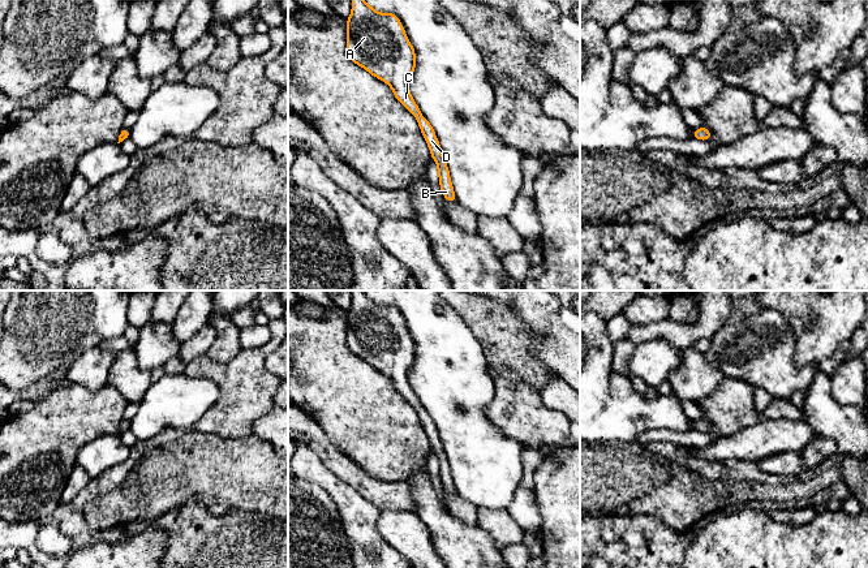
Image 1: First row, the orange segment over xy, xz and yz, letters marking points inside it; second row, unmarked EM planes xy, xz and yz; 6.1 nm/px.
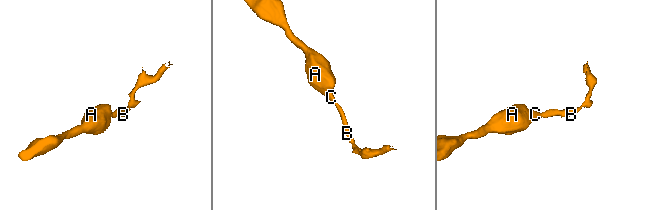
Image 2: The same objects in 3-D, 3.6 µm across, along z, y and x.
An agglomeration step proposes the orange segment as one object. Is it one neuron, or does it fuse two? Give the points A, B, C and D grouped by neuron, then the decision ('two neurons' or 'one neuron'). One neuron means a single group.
A B C D | one neuron

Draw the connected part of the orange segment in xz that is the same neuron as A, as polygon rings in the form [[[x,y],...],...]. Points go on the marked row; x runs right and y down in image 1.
[[[352,0],[347,29],[345,51],[349,60],[386,82],[394,96],[417,119],[438,167],[442,194],[446,201],[456,202],[439,141],[409,91],[408,81],[416,69],[416,52],[399,17],[394,13],[379,13],[364,0]]]

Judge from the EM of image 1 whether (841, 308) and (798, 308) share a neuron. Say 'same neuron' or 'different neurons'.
same neuron

